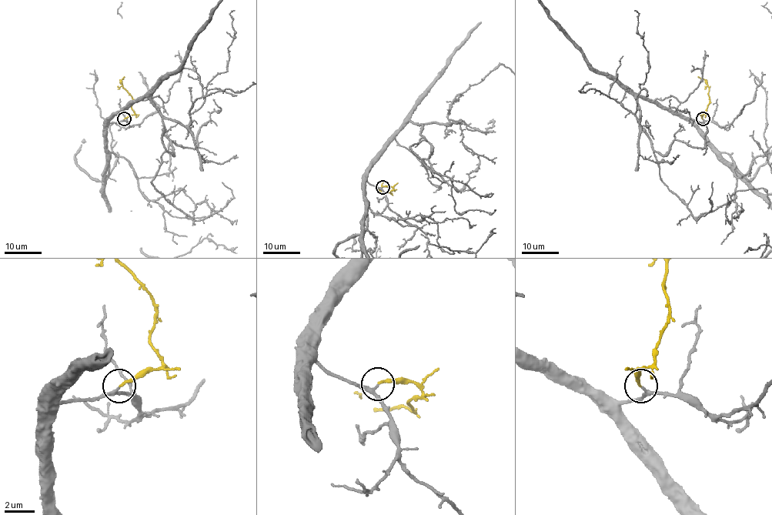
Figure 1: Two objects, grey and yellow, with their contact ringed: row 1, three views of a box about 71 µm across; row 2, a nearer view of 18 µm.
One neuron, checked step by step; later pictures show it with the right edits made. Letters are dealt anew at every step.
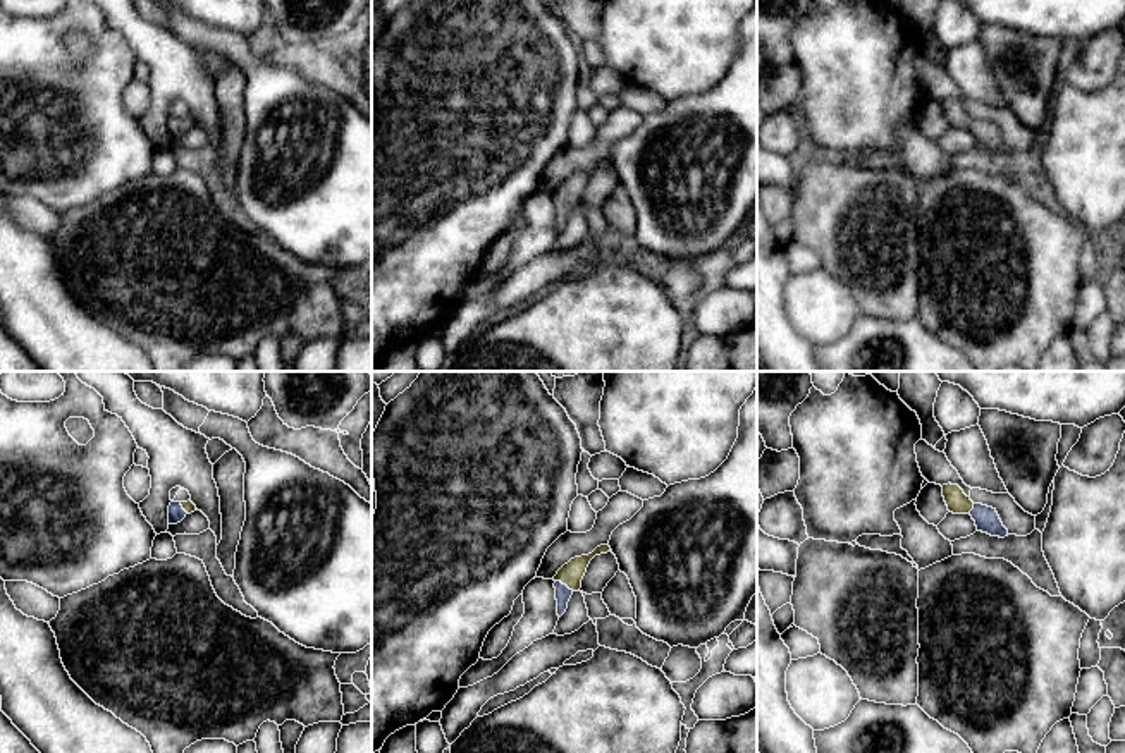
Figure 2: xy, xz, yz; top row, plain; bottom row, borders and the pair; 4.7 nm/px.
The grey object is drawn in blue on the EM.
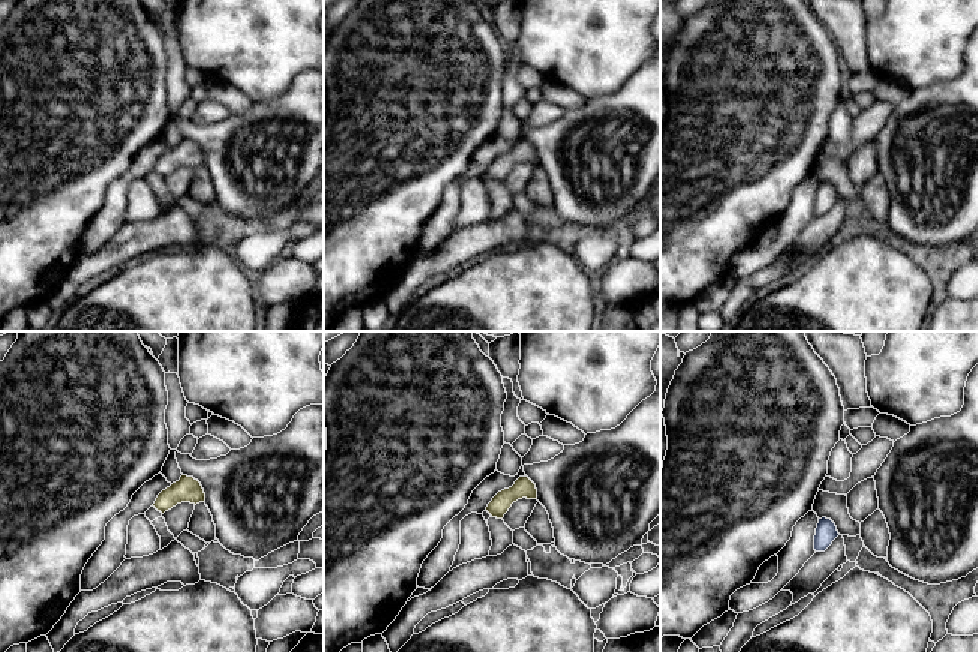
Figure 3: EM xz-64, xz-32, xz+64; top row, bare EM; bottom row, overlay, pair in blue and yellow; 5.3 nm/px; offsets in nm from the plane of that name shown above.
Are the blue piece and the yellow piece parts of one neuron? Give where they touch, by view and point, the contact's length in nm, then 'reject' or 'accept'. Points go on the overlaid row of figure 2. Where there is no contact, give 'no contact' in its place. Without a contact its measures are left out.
contact xz (565, 585); length 100 nm; accept

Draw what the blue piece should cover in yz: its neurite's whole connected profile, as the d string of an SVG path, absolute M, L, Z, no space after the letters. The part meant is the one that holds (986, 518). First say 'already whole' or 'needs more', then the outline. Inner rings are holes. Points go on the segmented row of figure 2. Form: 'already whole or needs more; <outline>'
needs more; M943 485L943 497L950 512L970 514L975 521L977 531L999 538L1008 536L1008 530L1003 526L996 509L974 504L958 485Z

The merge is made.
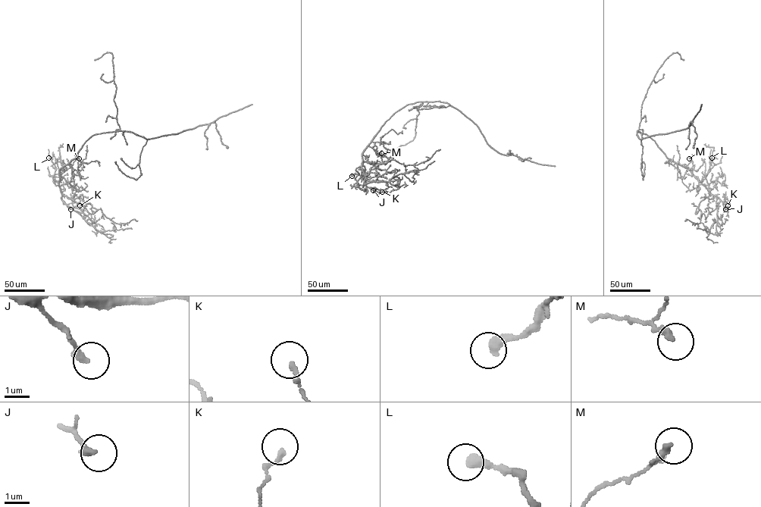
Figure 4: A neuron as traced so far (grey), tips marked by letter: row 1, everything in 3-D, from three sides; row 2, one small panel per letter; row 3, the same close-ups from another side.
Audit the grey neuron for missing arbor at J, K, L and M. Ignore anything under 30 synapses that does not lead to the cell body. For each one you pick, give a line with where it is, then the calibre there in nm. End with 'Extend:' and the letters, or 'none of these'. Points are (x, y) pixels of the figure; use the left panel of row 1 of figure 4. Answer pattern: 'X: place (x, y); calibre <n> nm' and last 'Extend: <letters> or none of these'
Extend: none of these

